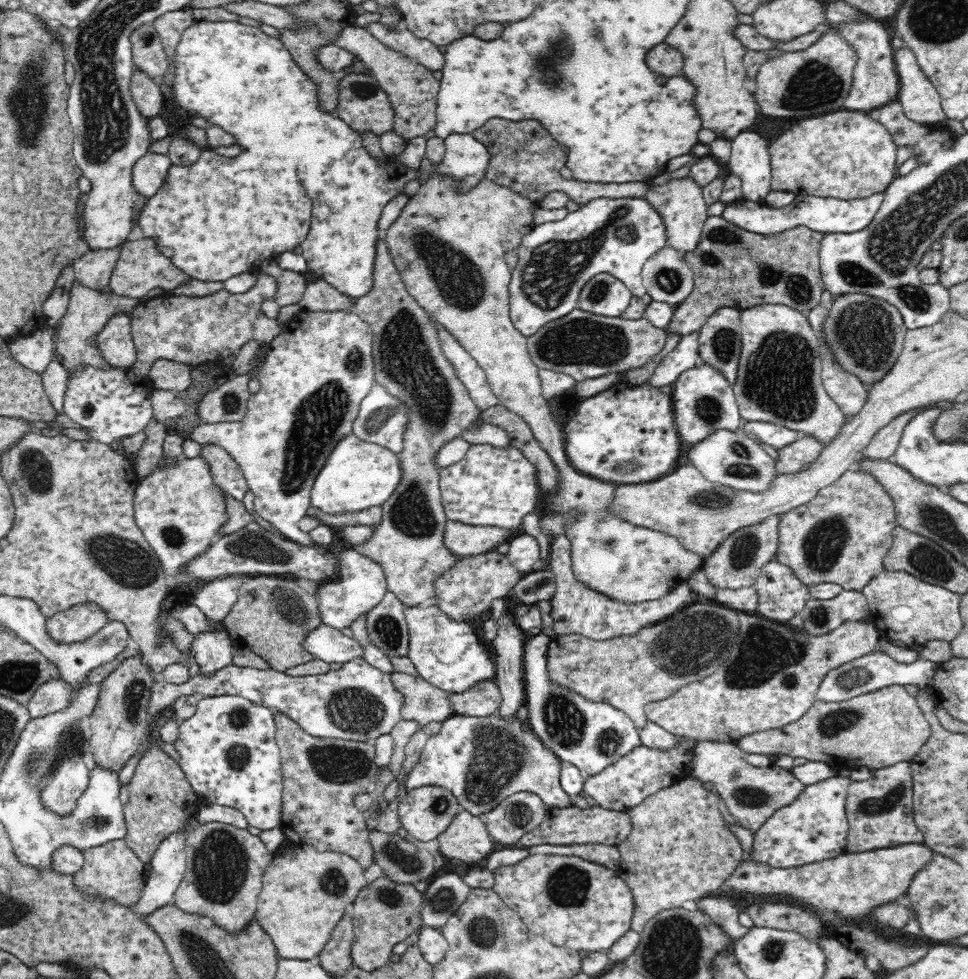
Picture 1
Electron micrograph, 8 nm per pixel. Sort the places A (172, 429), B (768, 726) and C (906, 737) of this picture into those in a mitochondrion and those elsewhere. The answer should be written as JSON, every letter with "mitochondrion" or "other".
{"A":"other","B":"other","C":"other"}

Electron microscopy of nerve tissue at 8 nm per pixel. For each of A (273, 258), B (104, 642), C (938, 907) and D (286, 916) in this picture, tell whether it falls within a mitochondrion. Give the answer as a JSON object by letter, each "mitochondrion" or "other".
{"A":"other","B":"mitochondrion","C":"mitochondrion","D":"other"}

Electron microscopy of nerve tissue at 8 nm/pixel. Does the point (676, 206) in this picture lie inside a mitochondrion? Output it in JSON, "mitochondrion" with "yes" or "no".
{"mitochondrion":"no"}

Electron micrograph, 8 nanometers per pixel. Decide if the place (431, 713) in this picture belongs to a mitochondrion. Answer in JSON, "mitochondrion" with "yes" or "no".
{"mitochondrion":"no"}

